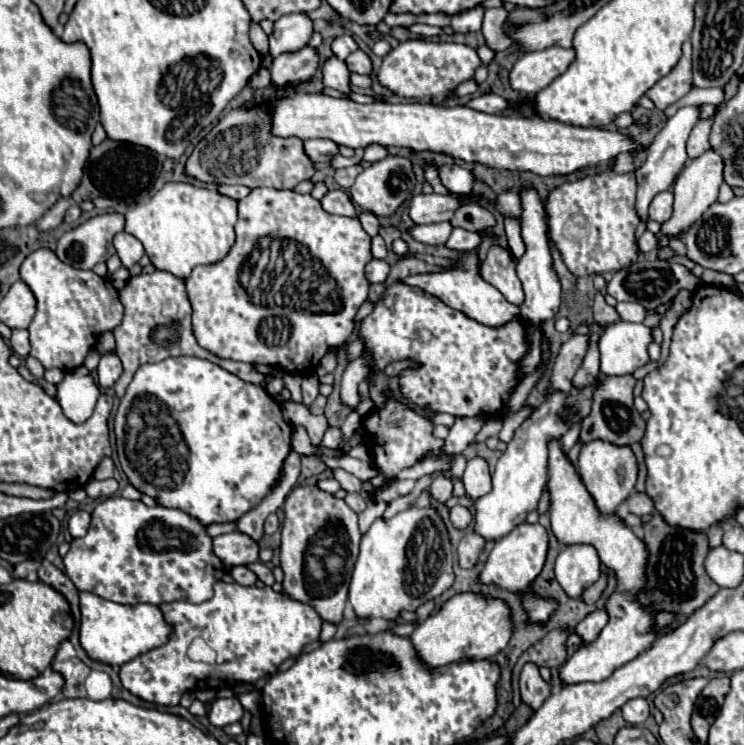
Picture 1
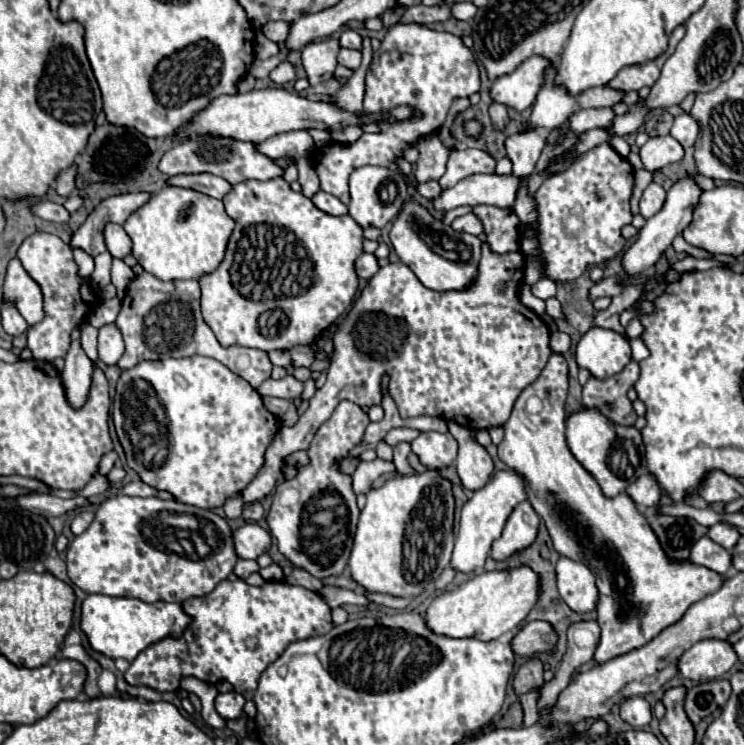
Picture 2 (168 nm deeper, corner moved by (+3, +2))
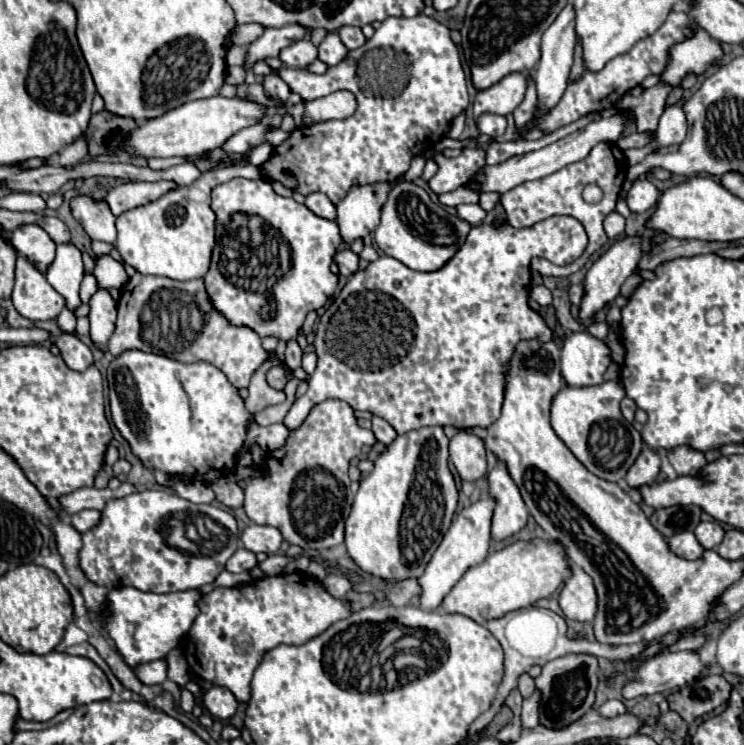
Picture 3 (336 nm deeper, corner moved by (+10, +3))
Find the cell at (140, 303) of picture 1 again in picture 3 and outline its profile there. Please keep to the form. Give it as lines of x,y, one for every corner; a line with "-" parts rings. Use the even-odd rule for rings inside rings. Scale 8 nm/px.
135,273
121,289
117,311
119,313
115,321
115,333
109,339
109,353
115,357
127,349
141,349
151,353
159,353
161,349
163,355
177,359
181,363
207,361
215,365
236,388
247,388
253,371
267,359
267,353
261,347
261,337
253,333
253,329
245,329
245,325
229,325
229,321
225,321
225,317
221,317
221,313
213,309
213,303
209,301
209,293
205,289
203,279
175,281
169,277
153,277
153,275

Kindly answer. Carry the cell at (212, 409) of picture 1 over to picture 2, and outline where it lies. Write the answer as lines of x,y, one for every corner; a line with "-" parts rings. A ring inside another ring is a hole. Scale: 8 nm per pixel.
188,356
188,358
166,358
166,360
156,360
156,362
140,362
130,370
124,370
120,374
118,386
116,386
116,396
112,402
112,420
114,420
114,428
118,434
118,440
124,448
126,454
126,464
138,472
140,480
156,490
166,490
174,496
174,500
182,502
182,504
190,504
196,508
206,508
206,510
214,510
214,508
222,508
226,504
226,500
230,496
240,494
250,480
254,480
254,476
260,472
260,468
264,466
264,454
266,448
272,444
272,438
276,438
278,430
280,430
280,420
266,410
262,396
258,394
258,390
254,390
244,378
236,376
232,370
228,370
222,362
214,360
214,358
206,358
206,356

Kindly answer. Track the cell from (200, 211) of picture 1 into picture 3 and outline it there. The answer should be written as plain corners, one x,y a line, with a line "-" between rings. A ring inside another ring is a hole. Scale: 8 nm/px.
218,148
189,157
188,161
199,170
203,170
201,177
181,189
173,189
151,201
147,205
135,207
131,211
121,213
117,217
117,241
115,247
121,253
125,265
131,265
135,271
143,275
163,275
177,281
189,281
205,277
209,271
213,247
215,247
215,213
211,211
211,191
235,177
249,180
261,179
259,167
253,165
230,166
213,169
212,161
206,160
206,153
225,153

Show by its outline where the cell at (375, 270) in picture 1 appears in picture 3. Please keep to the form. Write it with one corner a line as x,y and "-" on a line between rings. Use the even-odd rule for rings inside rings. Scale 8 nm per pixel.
349,249
337,251
333,259
335,259
337,267
339,267
339,275
343,275
343,277
351,277
351,275
357,271
359,255
355,255
353,251
349,251

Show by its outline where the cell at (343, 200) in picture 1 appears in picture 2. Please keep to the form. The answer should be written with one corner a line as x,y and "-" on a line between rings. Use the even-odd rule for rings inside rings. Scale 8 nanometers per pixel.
316,192
312,196
312,202
326,214
332,214
332,216
342,216
342,214
348,214
348,208
346,204
342,204
336,196
328,194
328,192

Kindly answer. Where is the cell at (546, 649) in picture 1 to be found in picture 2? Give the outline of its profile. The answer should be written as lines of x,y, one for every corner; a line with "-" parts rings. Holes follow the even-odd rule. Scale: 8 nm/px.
528,658
516,670
516,676
514,676
514,682
512,682
512,688
514,688
516,696
520,696
520,694
524,694
528,690
534,690
538,686
542,686
544,684
542,672
544,672
544,664
540,662
540,658

